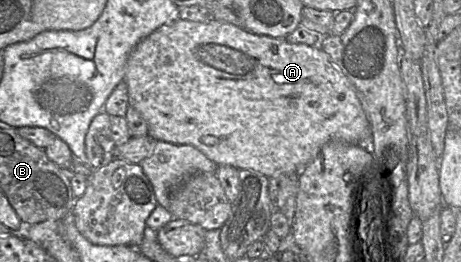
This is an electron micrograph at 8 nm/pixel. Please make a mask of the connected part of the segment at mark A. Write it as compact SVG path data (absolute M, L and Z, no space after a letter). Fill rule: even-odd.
M178 19L159 27L136 45L127 60L124 80L128 86L129 105L133 106L147 122L150 137L172 144L192 145L217 165L249 169L269 178L285 172L300 171L329 141L356 144L373 154L373 143L364 144L370 137L370 124L353 85L331 57L318 46L292 44L285 38L255 34L244 27L216 19L210 23Z

